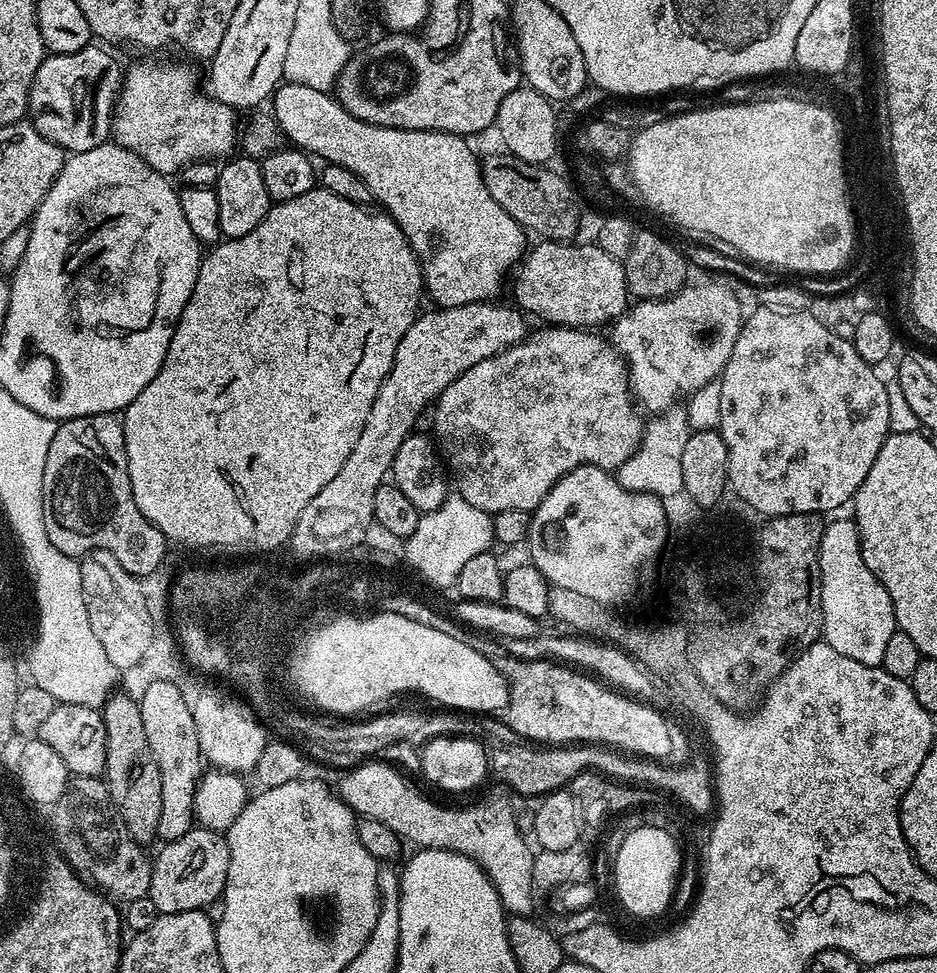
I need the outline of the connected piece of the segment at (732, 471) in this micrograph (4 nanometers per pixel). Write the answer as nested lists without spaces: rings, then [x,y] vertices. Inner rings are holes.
[[[757,306],[747,313],[744,324],[740,327],[738,342],[734,342],[734,350],[730,350],[730,358],[718,379],[722,390],[722,418],[719,433],[726,442],[728,451],[728,482],[731,488],[750,504],[756,514],[761,517],[789,516],[790,514],[806,514],[815,512],[825,514],[840,508],[851,501],[856,492],[866,482],[866,474],[870,474],[870,466],[874,466],[874,458],[878,458],[878,450],[886,442],[891,433],[889,399],[887,384],[878,382],[872,365],[867,364],[854,350],[851,340],[839,337],[835,327],[828,327],[814,318],[808,310],[785,310],[779,307],[768,309]]]

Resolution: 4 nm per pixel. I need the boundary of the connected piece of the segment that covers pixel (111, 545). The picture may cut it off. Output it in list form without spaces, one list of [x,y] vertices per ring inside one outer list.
[[[107,412],[57,423],[50,454],[46,454],[46,470],[42,474],[42,514],[50,542],[67,556],[80,558],[97,550],[112,552],[127,575],[139,578],[157,572],[165,563],[164,535],[145,518],[142,510],[138,510],[138,502],[134,502],[124,445],[124,422],[119,415]]]

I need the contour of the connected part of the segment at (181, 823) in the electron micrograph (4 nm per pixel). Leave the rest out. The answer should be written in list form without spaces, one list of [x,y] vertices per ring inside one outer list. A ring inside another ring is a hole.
[[[158,680],[142,689],[138,696],[142,722],[146,726],[146,742],[150,742],[150,754],[158,762],[158,774],[162,776],[162,815],[158,818],[157,837],[161,841],[177,840],[182,834],[189,832],[194,827],[194,798],[196,785],[202,775],[202,757],[198,746],[198,730],[194,730],[194,714],[189,697],[184,697],[181,685],[177,681]]]

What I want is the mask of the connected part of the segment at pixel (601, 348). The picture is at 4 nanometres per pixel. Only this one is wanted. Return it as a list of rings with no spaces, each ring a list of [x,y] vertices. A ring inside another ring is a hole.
[[[544,326],[541,329],[541,332],[536,332],[533,336],[532,333],[525,335],[523,340],[519,340],[506,351],[486,358],[486,362],[478,362],[478,366],[470,366],[470,370],[466,370],[461,376],[454,378],[454,382],[450,382],[450,386],[446,386],[446,390],[434,404],[436,411],[434,436],[438,441],[443,463],[450,473],[451,483],[459,496],[466,498],[466,502],[470,502],[470,506],[478,506],[478,510],[489,514],[506,510],[522,510],[533,513],[559,479],[583,464],[617,470],[635,454],[644,433],[645,421],[640,420],[641,413],[634,403],[632,390],[628,383],[628,365],[625,364],[623,356],[617,352],[615,346],[605,337],[603,340],[602,337],[596,336],[600,334],[592,330],[563,326]]]

